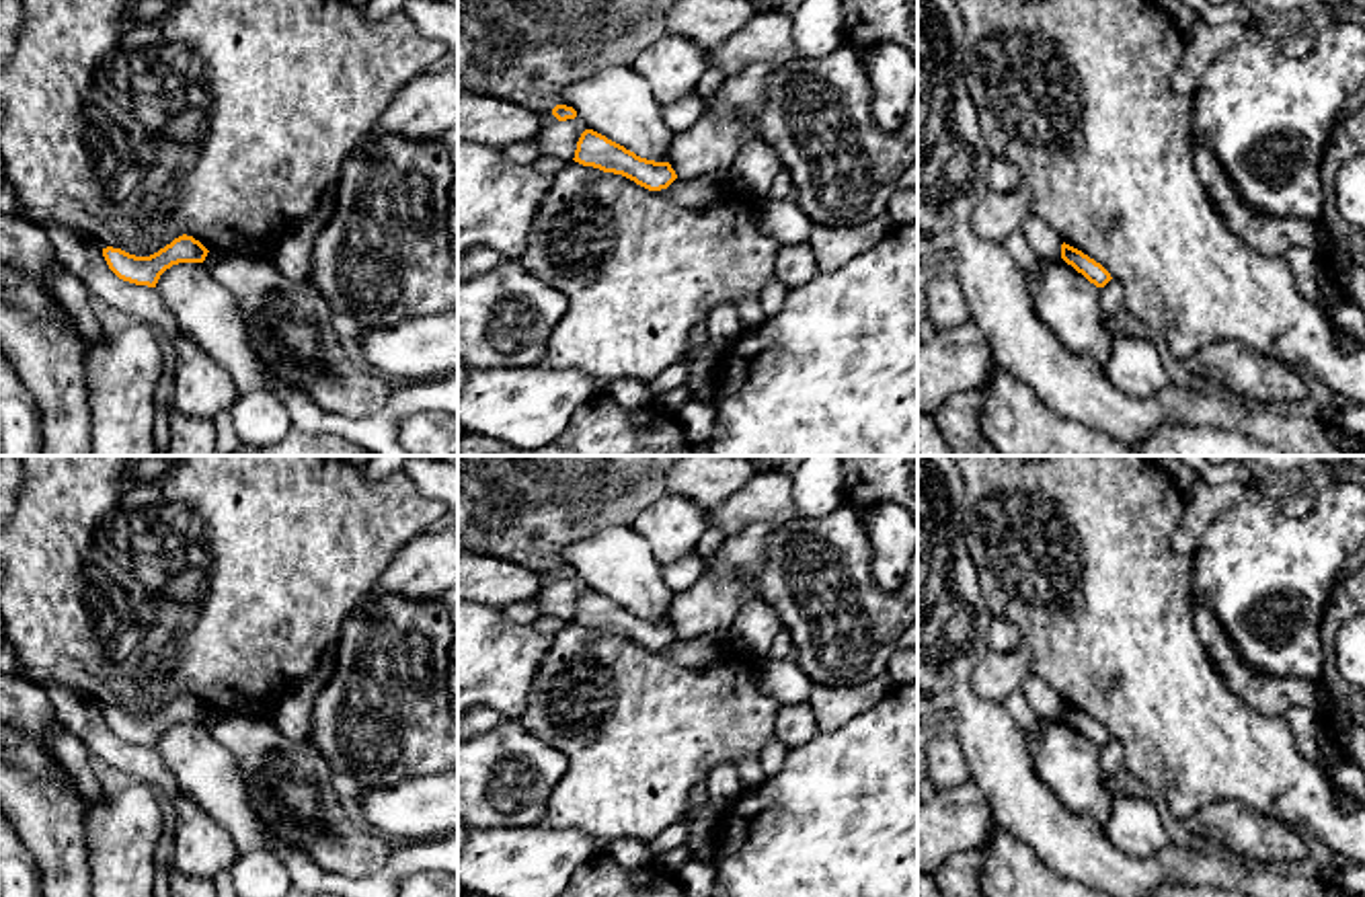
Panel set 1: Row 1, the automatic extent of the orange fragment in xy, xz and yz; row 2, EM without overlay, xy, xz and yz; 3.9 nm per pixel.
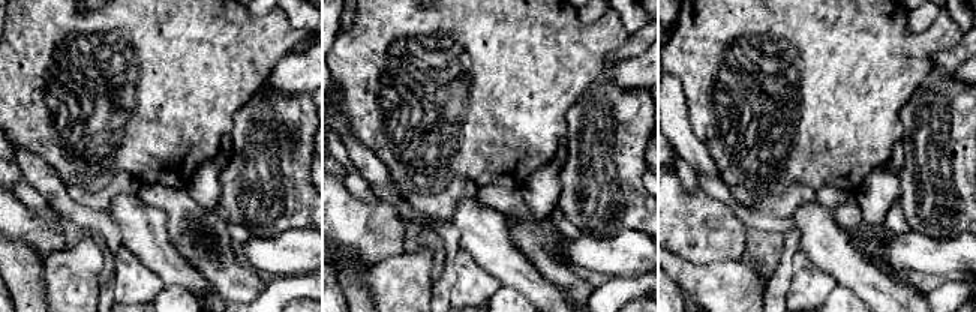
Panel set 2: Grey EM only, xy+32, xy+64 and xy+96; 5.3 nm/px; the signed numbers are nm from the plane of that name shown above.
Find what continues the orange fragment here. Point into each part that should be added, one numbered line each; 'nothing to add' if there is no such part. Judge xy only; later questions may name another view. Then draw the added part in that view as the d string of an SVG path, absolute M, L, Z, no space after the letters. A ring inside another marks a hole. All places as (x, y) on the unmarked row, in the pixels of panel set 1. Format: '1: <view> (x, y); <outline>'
nothing to add

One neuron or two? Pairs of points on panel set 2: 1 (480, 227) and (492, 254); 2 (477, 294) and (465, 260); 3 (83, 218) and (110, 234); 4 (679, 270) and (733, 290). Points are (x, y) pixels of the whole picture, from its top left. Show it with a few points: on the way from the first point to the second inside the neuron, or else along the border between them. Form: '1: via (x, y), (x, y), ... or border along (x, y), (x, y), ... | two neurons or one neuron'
1: via (483, 233), (490, 248) | one neuron
2: via (474, 285), (467, 269) | one neuron
3: via (89, 219), (96, 221), (104, 228) | one neuron
4: via (693, 279), (720, 288) | one neuron

